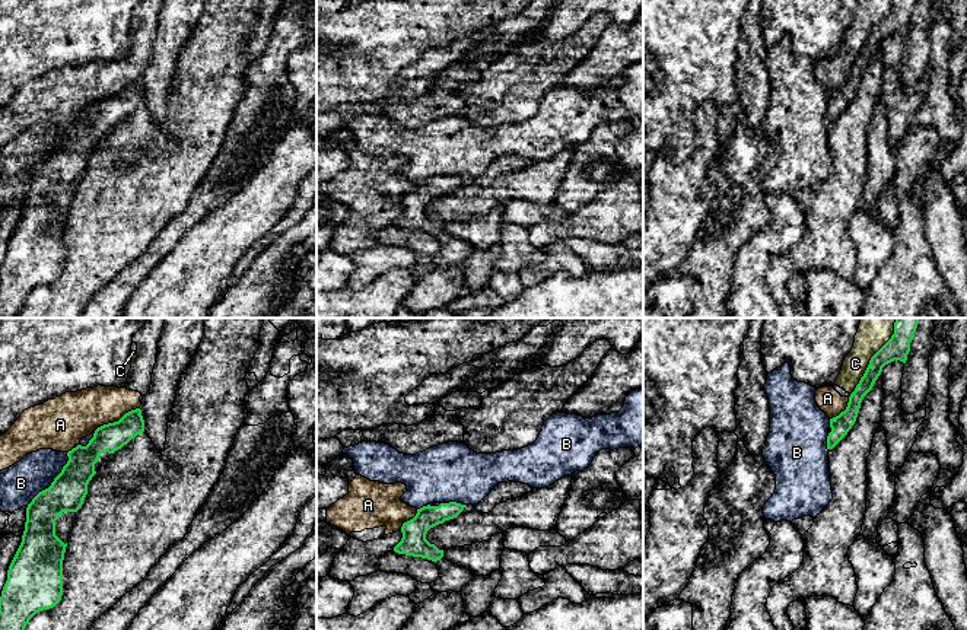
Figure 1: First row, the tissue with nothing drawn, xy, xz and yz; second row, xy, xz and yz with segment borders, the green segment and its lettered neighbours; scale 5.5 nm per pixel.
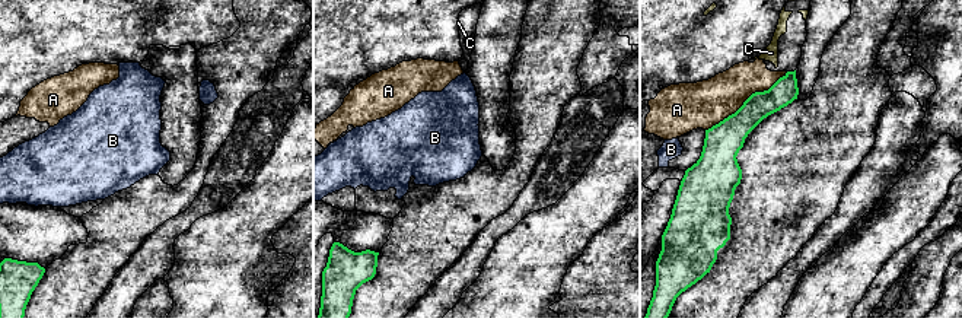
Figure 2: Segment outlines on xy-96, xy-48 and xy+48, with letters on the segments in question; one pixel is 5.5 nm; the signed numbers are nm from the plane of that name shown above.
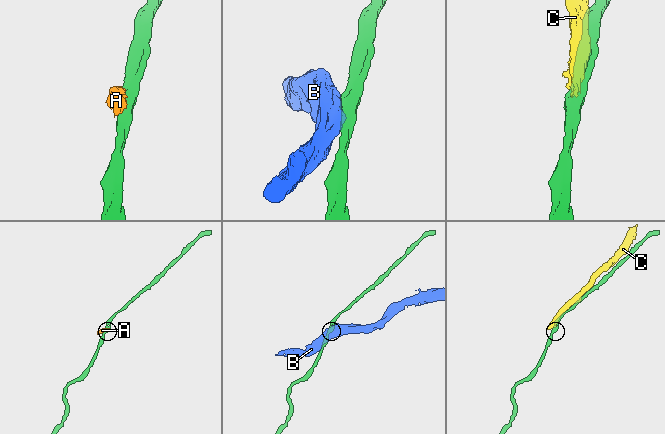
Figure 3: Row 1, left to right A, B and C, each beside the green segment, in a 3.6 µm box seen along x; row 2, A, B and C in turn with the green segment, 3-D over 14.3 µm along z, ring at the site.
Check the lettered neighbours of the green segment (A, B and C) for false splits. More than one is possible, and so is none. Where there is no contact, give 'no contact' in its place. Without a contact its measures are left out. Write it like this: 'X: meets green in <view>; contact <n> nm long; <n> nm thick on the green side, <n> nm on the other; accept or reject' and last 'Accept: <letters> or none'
A: meets green in xy; contact 280 nm long; 160 nm thick on the green side, 260 nm on the other; reject
B: meets green in xy; contact 380 nm long; 200 nm thick on the green side, 220 nm on the other; reject
C: meets green in yz; contact 440 nm long; 140 nm thick on the green side, 160 nm on the other; reject
Accept: none

